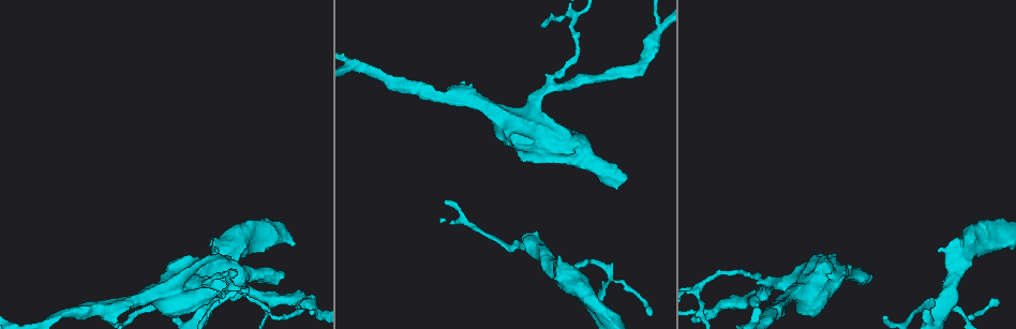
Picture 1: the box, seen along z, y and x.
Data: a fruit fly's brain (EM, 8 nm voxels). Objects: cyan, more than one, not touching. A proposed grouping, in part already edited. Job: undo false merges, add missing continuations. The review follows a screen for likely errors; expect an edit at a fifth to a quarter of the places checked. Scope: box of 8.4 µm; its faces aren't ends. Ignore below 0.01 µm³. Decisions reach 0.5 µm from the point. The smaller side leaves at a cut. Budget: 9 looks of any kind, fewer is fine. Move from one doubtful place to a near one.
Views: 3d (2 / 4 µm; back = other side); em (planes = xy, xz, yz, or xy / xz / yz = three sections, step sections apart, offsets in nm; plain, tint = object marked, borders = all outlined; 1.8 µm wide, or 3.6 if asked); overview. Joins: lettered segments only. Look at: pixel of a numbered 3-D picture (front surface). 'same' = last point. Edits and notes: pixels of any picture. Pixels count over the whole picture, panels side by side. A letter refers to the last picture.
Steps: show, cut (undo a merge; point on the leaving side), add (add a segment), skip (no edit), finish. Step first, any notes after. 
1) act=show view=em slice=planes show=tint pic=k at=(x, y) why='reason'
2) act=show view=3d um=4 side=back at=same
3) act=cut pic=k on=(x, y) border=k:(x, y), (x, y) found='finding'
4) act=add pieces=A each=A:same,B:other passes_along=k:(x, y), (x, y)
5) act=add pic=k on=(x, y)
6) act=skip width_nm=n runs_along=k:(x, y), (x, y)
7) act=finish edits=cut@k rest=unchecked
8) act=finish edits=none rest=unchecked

act=show view=3d um=4 pic=1 at=(867, 272) why='an open end'

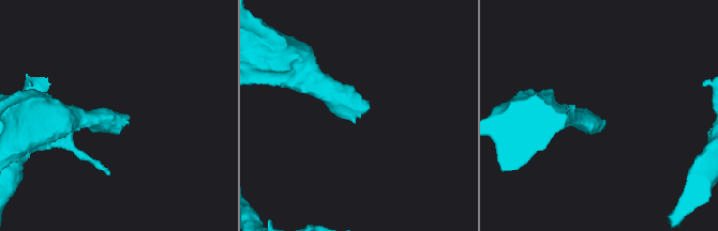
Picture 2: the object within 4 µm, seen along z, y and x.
act=show view=em slice=planes show=borders pic=2 at=(594, 116) why='need the tissue'

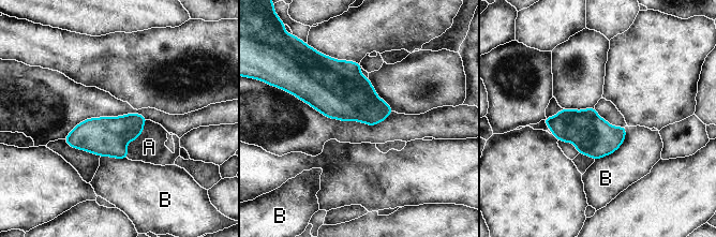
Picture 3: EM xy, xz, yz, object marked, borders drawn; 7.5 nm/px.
act=add pieces=A longest_contact=B:340nm each=A:same,B:other passes_along=3:(105, 136), (133, 141), (149, 147) found='it goes on there'

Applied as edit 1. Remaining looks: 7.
act=show view=overview

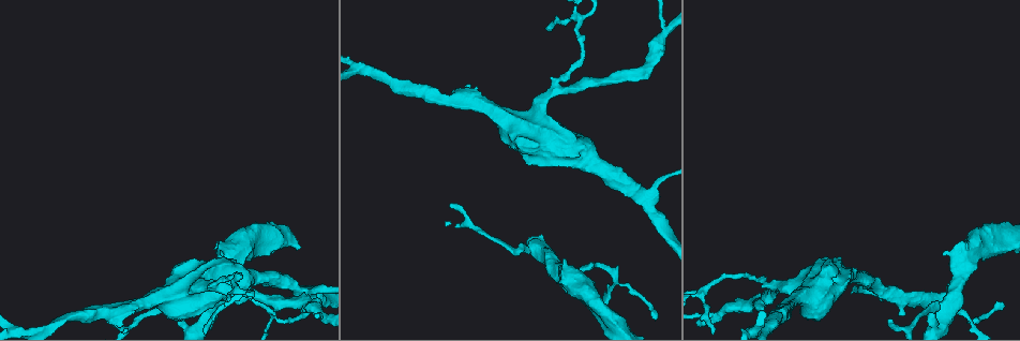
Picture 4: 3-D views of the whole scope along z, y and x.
act=show view=3d um=2 side=back pic=4 at=(556, 88) why='calibre changes'

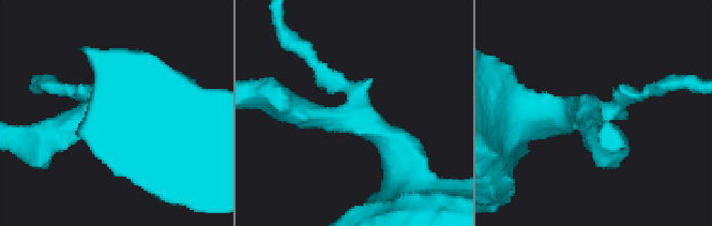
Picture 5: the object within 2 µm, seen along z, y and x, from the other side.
act=show view=em slice=planes show=borders pic=5 at=(595, 111) arms=3

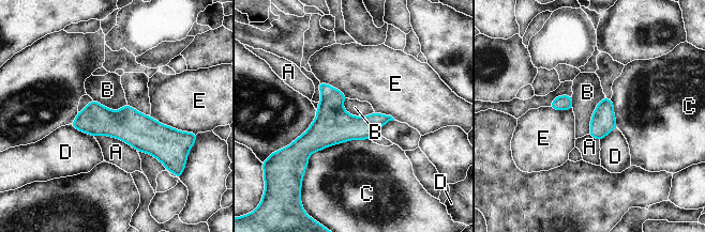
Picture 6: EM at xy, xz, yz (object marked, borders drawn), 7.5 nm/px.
act=skip longest_contact=C:550nm each=A:other,B:other,C:other,D:other,E:other found='one neuron here'

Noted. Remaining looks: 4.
act=show view=em um=3.6 slice=yz step=8 show=tint pic=4 at=(706, 289) why='abrupt turn'

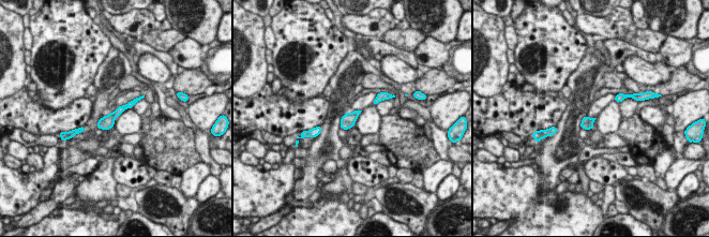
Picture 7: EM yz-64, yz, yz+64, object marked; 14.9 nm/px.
act=show view=em um=3.6 slice=planes show=tint at=same why='cut it another way'

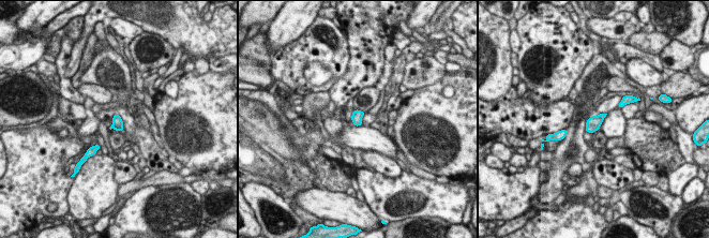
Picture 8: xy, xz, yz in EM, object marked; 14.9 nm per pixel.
act=show view=em um=3.6 slice=planes show=borders at=same

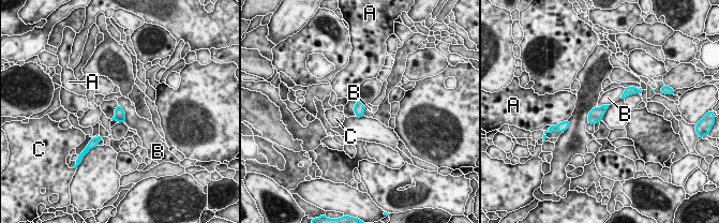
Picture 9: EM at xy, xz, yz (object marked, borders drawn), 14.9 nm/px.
act=skip width_nm=160 longest_contact=B:300nm each=A:other,B:other,C:other found='one neuron here'

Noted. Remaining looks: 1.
act=show view=em slice=planes show=borders pic=4 at=(889, 320)

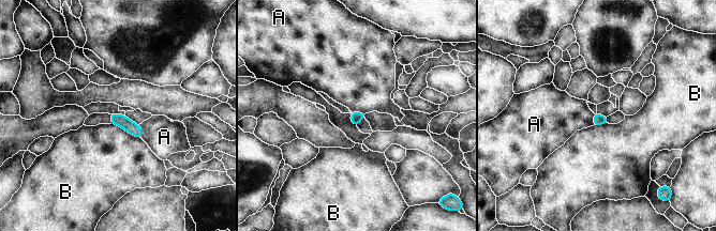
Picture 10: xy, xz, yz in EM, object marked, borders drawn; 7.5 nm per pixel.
act=skip each=A:other,B:other found='no lettered segment goes on from it'

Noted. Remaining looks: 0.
act=finish edits=add@3 rest=unchecked

